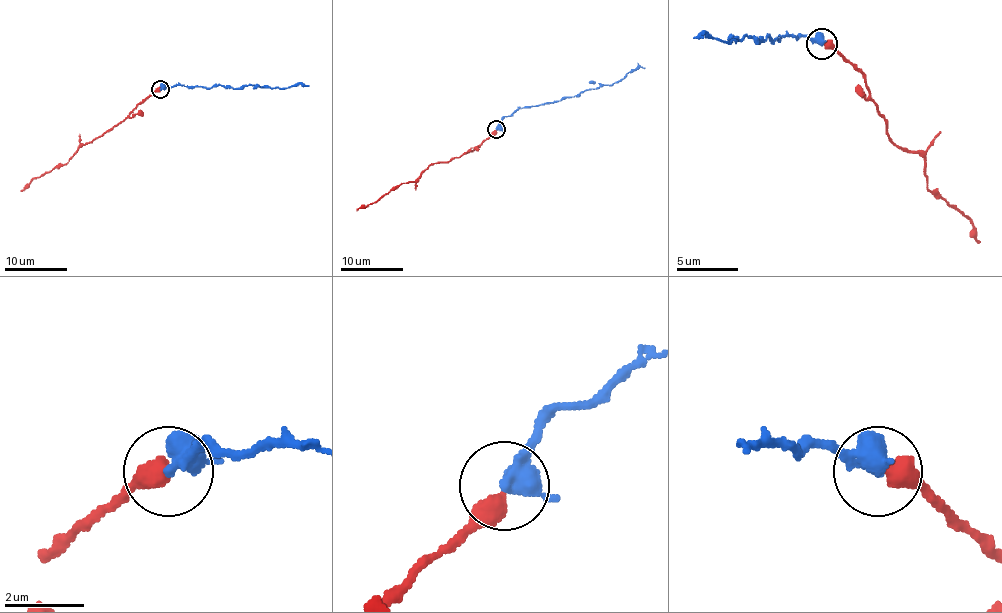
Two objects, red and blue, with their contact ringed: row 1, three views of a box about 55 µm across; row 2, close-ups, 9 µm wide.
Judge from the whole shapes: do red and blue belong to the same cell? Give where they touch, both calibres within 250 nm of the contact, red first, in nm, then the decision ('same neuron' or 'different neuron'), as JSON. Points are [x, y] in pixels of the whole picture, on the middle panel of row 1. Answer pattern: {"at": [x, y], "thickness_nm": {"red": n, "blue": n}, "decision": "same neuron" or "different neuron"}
{"at": [496, 129], "thickness_nm": {"red": 500, "blue": 400}, "decision": "same neuron"}

